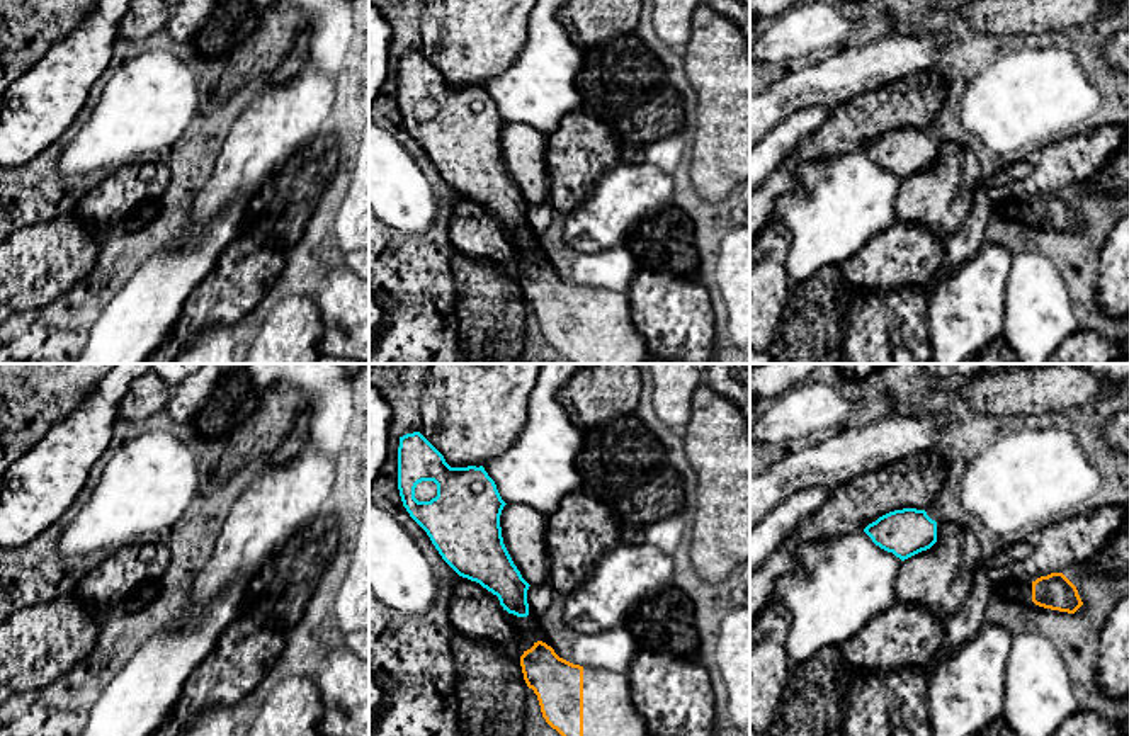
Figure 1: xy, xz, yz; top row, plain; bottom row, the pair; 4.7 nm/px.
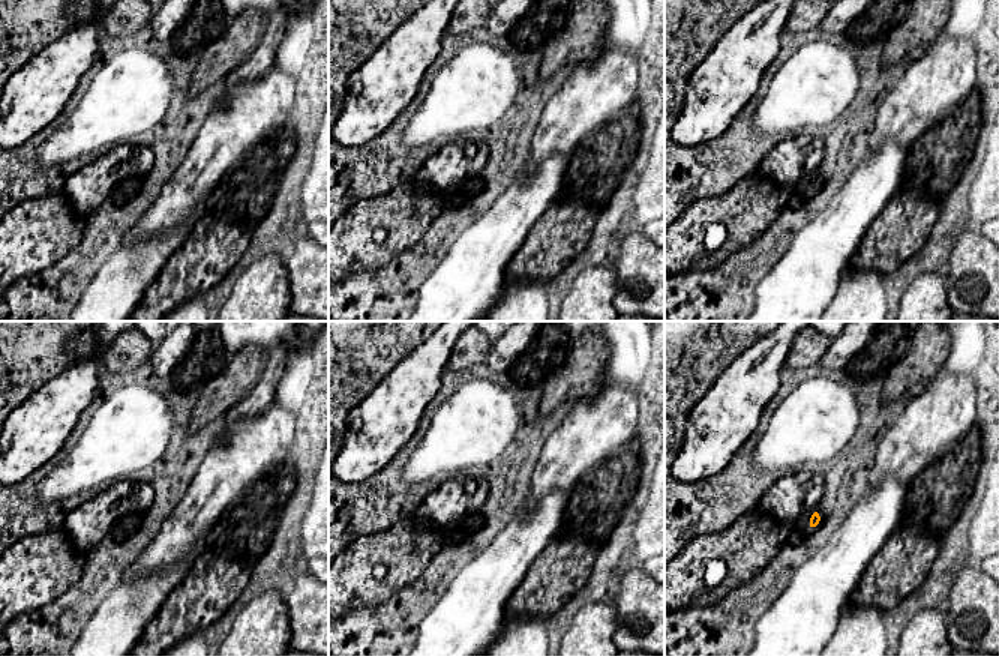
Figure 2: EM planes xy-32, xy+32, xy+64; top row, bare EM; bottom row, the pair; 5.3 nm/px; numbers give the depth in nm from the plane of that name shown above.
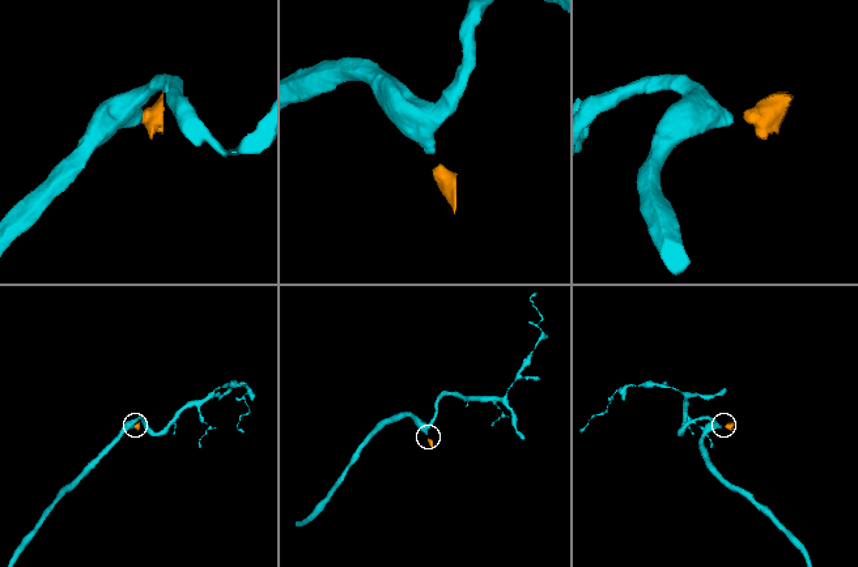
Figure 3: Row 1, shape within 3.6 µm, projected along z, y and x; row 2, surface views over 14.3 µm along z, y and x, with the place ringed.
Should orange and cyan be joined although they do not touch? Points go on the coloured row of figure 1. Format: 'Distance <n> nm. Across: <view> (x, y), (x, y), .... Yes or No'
Distance 130 nm. Across: xz (538, 641), (526, 616). Yes

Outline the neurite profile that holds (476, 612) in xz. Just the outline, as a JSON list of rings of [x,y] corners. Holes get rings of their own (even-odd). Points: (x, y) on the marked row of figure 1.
[[[461,576],[447,612],[454,631],[490,639],[517,658],[524,654],[524,617],[508,614],[498,597],[479,583]]]

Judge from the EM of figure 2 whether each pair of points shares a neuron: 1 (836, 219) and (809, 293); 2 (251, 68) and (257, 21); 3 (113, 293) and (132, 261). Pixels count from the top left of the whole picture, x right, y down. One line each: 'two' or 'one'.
1: one
2: two
3: one

